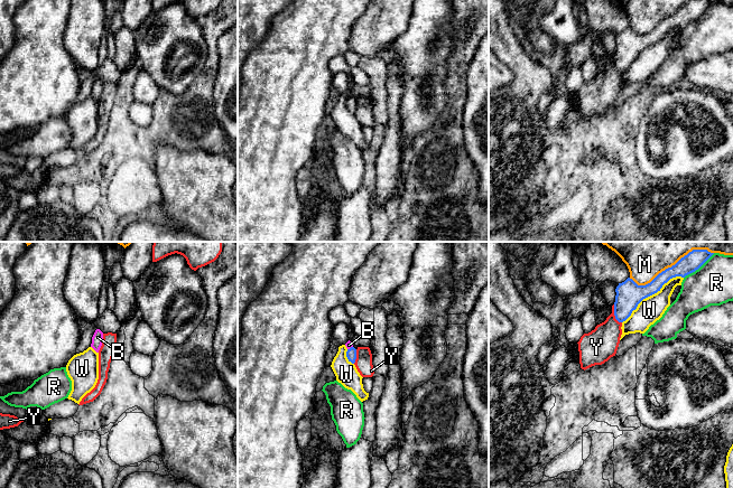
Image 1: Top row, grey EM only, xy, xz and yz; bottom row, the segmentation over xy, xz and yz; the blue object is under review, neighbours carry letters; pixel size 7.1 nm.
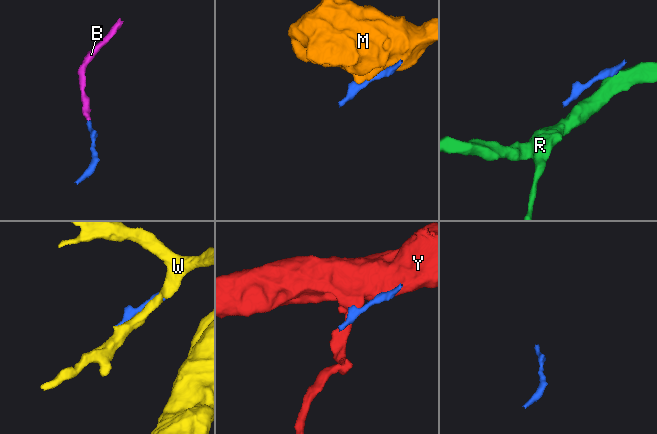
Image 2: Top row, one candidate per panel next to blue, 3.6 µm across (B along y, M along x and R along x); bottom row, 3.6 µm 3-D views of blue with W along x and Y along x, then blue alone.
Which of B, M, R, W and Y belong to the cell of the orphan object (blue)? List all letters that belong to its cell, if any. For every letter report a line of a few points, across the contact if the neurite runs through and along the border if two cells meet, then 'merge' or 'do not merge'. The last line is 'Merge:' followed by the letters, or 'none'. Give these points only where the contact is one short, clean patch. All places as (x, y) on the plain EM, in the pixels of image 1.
B: line xz (351, 103), (351, 96), (349, 94); merge
M: do not merge
R: line yz (714, 2), (684, 27); do not merge
W: do not merge
Y: line yz (613, 54), (613, 64), (621, 72); do not merge
Merge: B

